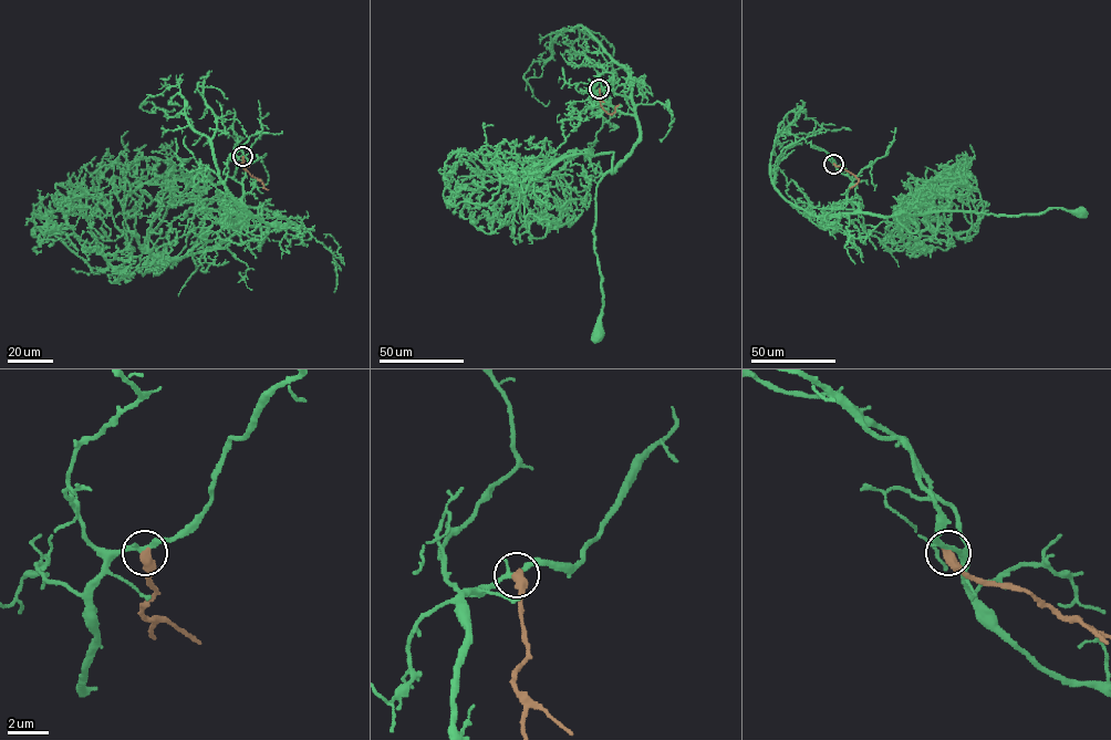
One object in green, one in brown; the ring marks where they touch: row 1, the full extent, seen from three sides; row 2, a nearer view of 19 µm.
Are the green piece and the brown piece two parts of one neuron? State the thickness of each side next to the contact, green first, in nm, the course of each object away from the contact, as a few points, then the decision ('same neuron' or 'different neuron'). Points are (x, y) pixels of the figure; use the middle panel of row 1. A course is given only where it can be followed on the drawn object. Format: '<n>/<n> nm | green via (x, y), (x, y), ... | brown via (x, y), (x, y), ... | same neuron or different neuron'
200/500 nm | green via (599, 89), (592, 105), (601, 102), (632, 114), (639, 137), (596, 186), (594, 250), (603, 295), (598, 335) | brown via (599, 89), (600, 105), (608, 113), (612, 114), (619, 105) | different neuron

